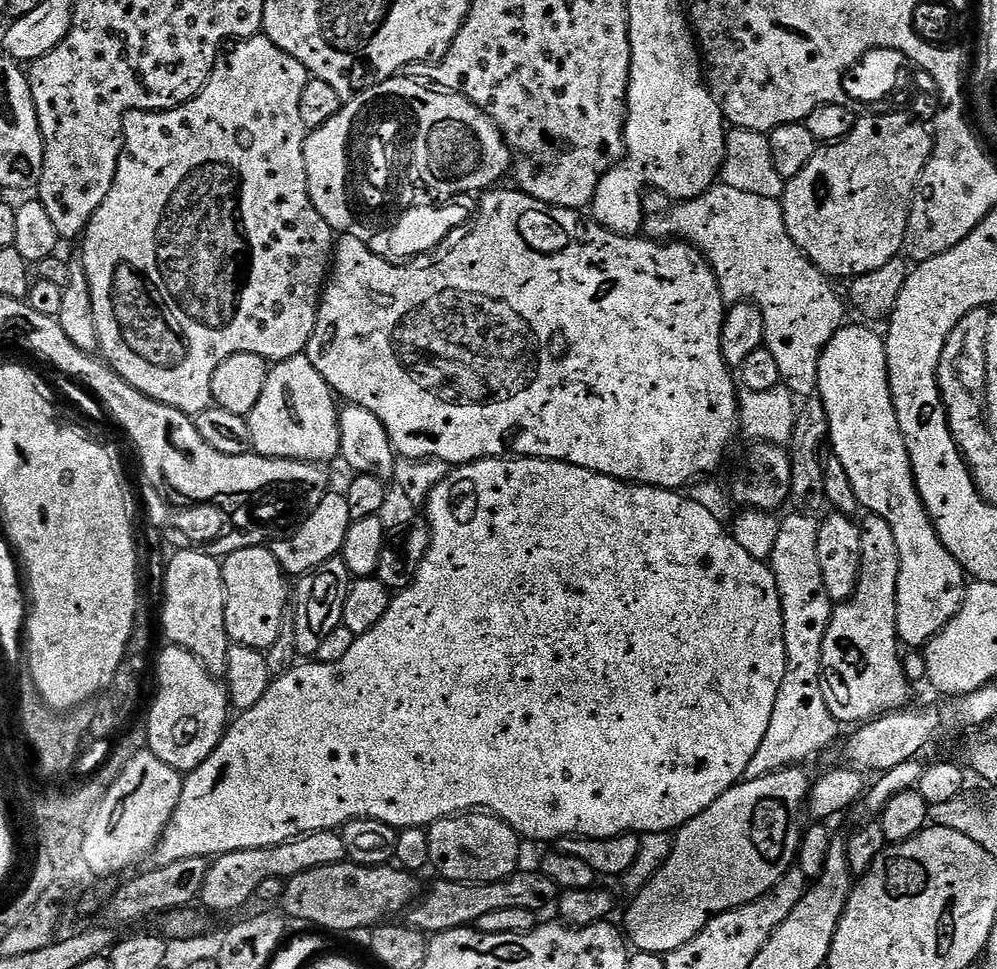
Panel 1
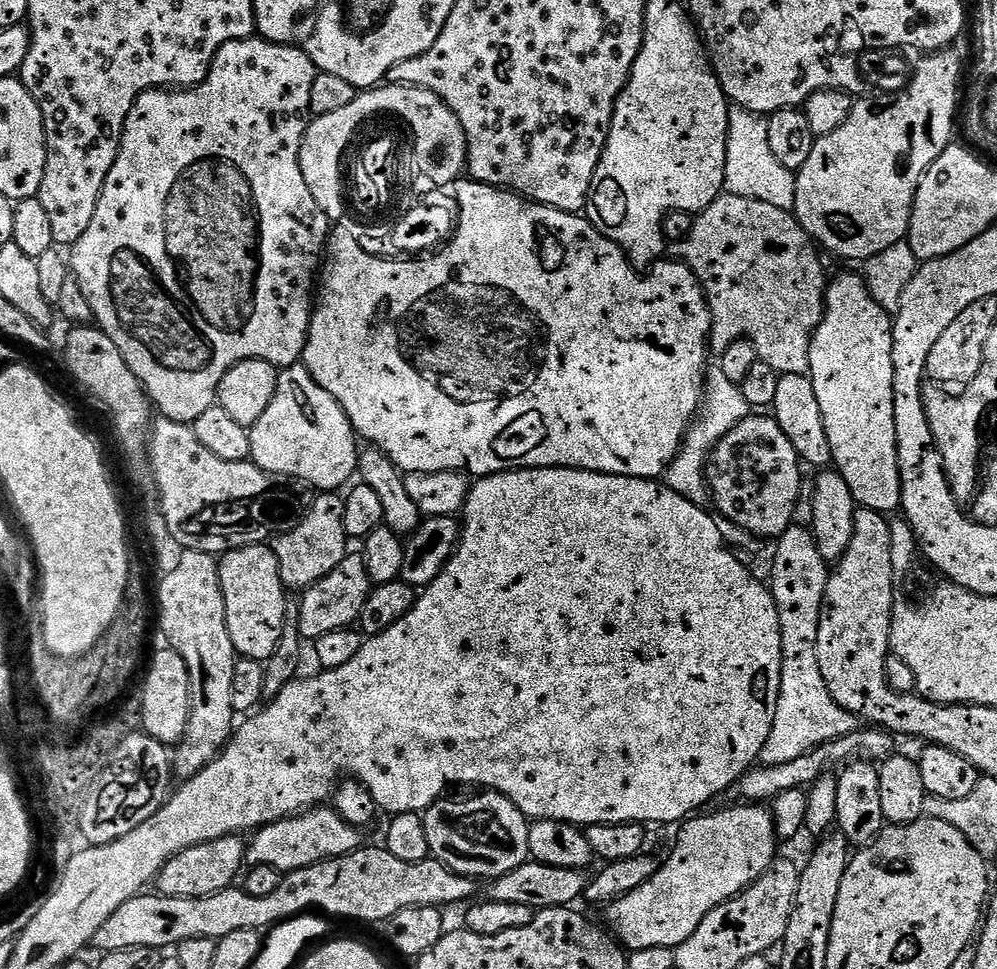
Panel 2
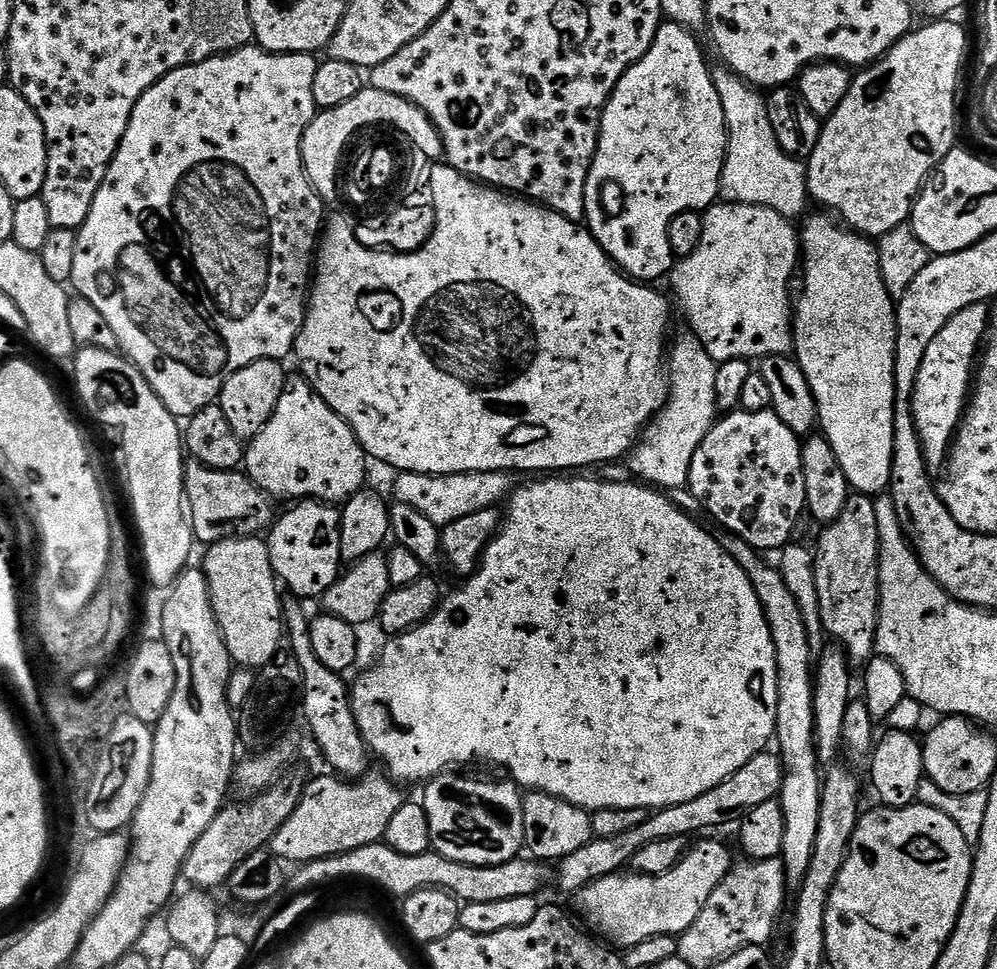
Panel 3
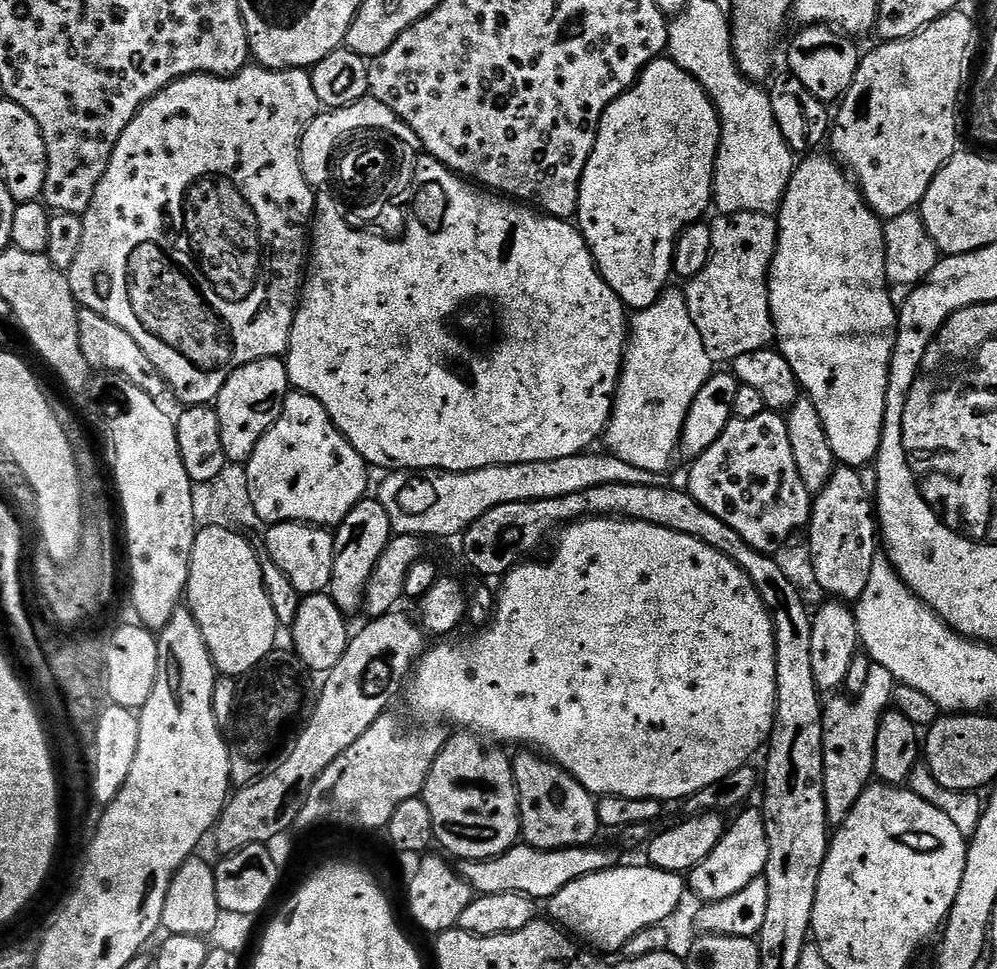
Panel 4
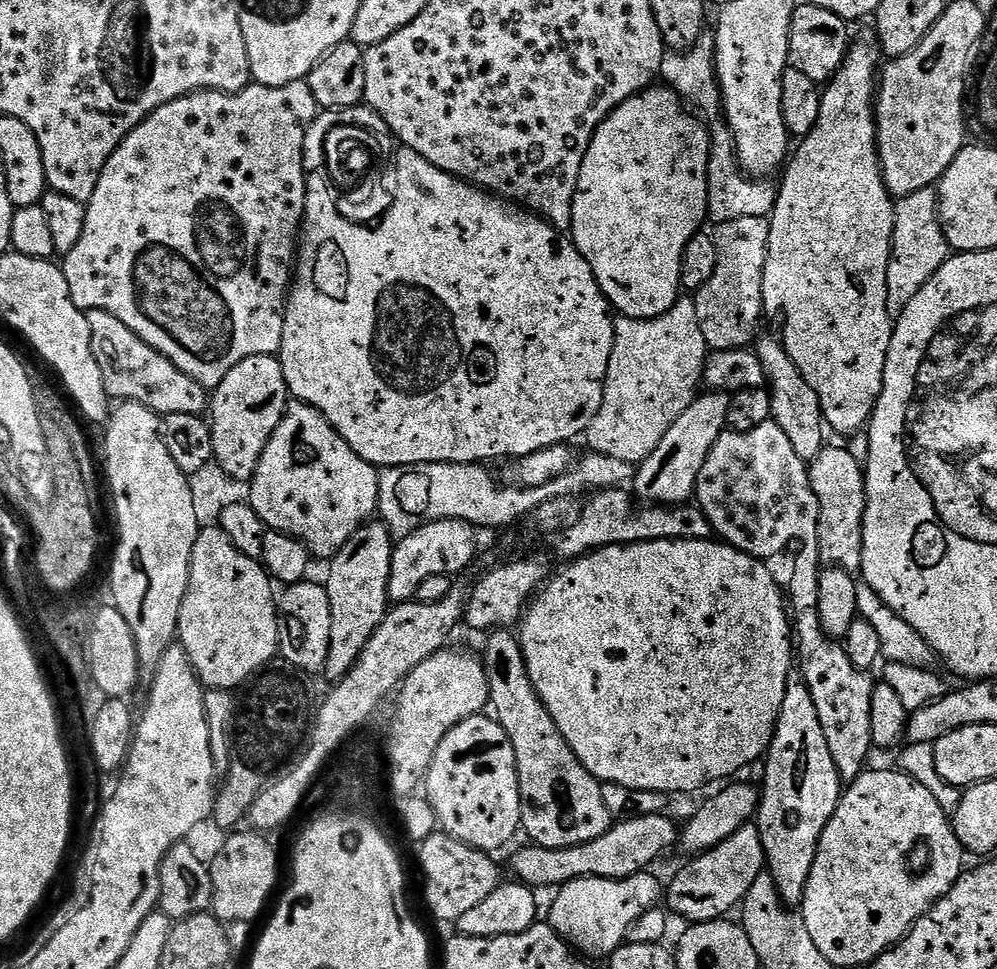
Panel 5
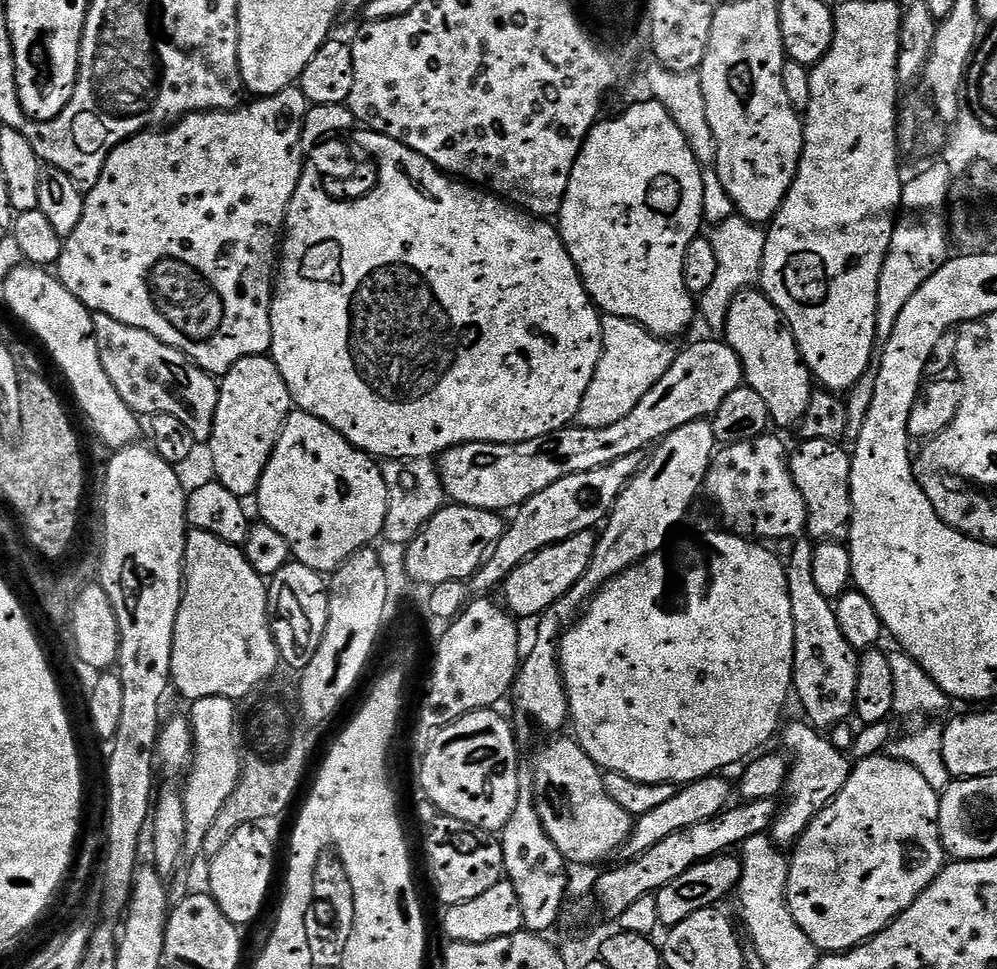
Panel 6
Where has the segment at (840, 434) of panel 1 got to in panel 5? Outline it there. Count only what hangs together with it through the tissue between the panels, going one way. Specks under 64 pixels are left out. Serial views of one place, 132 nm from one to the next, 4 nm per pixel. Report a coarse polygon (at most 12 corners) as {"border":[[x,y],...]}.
{"border":[[882,56],[823,85],[770,217],[764,311],[844,438],[894,318]]}

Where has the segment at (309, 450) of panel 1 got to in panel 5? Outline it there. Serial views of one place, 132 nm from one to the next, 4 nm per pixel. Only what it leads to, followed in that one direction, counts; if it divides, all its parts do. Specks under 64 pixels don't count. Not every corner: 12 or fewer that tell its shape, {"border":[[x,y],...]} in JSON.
{"border":[[289,403],[252,475],[271,531],[331,561],[380,477],[317,408]]}

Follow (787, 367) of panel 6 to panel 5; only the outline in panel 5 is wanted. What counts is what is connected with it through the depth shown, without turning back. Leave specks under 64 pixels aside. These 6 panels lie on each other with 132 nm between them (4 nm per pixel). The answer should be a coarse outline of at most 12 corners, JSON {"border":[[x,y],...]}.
{"border":[[779,339],[754,351],[772,420],[805,462],[826,447],[818,393]]}

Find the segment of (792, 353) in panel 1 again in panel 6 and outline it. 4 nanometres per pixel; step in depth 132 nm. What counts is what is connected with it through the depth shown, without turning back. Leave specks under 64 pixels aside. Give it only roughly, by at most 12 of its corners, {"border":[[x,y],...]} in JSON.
{"border":[[733,214],[711,229],[718,271],[698,316],[720,334],[730,302],[759,281],[761,225]]}

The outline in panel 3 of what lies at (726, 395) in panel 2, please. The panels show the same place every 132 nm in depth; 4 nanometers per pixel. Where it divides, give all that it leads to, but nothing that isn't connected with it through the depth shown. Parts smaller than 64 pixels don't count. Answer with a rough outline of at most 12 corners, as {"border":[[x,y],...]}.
{"border":[[691,330],[670,348],[670,395],[630,472],[687,488],[718,420],[718,365]]}

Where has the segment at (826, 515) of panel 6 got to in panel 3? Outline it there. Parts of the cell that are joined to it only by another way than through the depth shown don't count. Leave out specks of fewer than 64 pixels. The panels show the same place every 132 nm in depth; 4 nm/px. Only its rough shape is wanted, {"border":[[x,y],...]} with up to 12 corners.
{"border":[[849,495],[814,547],[821,622],[849,661],[878,626],[878,518]]}

